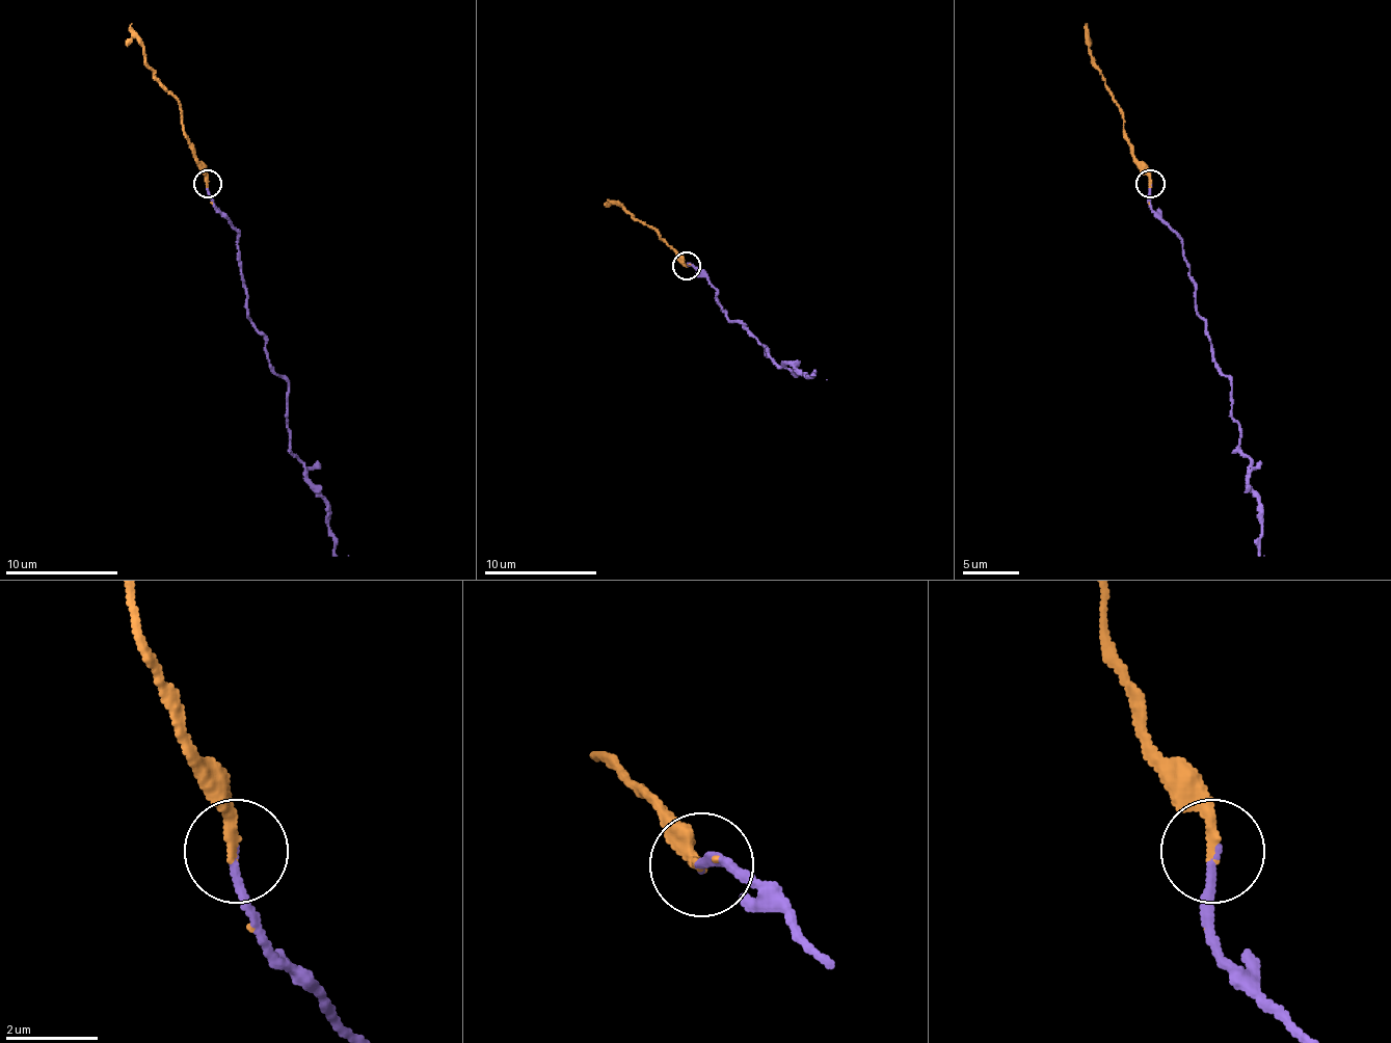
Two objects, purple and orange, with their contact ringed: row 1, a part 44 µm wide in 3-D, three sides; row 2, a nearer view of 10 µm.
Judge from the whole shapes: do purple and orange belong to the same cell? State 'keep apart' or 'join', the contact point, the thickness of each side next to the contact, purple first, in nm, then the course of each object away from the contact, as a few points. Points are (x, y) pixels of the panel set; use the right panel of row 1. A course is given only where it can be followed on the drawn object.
join; at (1150, 184); 160 nm thick on the purple side, 240 nm on the other; purple runs (1151, 185), (1151, 207), (1181, 241), (1212, 362), (1232, 384), (1249, 491), (1260, 503), (1263, 556); orange runs (1151, 185), (1148, 170), (1133, 157), (1133, 145), (1123, 128), (1120, 106), (1092, 60), (1086, 24)

